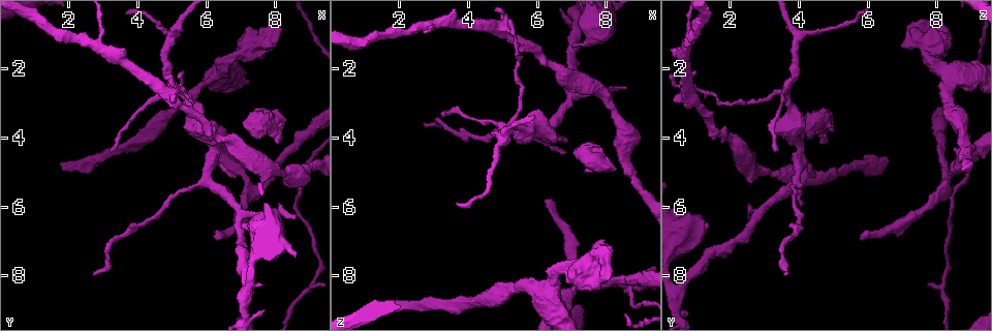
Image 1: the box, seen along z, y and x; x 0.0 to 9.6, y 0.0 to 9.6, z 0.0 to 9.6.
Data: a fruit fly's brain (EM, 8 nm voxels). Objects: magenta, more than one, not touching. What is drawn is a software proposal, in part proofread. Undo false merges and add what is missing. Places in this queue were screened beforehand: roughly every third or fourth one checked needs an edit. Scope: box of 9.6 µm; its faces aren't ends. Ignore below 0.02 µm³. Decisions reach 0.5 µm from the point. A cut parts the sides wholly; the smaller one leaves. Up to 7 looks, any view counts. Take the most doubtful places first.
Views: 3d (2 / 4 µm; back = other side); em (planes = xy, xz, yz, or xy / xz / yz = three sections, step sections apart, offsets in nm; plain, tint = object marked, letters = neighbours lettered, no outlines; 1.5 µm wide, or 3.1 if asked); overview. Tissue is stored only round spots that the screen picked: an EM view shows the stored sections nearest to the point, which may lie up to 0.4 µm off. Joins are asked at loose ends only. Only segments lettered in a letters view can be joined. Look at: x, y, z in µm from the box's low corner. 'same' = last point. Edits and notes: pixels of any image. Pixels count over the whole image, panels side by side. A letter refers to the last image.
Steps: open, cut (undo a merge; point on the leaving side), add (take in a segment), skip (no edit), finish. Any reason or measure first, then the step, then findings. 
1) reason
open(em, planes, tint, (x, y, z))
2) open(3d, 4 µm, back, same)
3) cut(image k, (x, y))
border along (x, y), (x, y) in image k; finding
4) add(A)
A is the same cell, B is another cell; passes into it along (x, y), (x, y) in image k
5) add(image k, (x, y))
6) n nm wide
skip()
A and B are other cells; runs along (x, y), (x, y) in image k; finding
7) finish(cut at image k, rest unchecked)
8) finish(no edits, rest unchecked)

long arm stops here
open(em, planes, letters, (6.25, 6.90, 5.80))

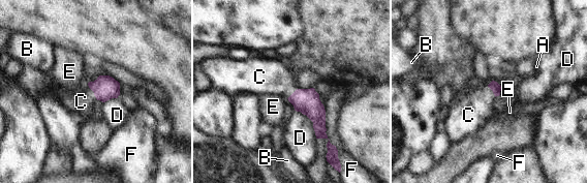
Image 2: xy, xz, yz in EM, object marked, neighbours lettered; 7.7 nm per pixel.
D touches over 280 nm
add(C)
C is the same cell, A, B, D, E and F are other cells; the neuron continues

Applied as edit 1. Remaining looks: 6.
branch stops here
open(em, planes, tint, (7.90, 1.35, 7.05))

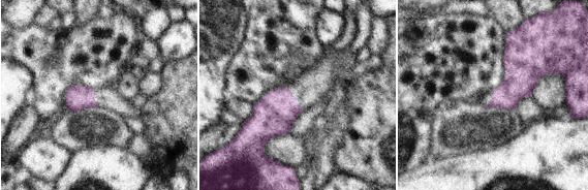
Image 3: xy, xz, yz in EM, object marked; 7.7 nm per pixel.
what lies round it
open(em, planes, letters, same)

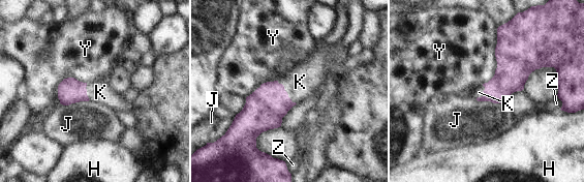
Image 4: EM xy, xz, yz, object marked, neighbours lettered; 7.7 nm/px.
200 nm wide
add(K)
K is the same cell, H, J, Y and Z are other cells; passes into it along (264, 110), (286, 92), (300, 82) in image 4; the neuron continues

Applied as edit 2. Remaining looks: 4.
open(overview)

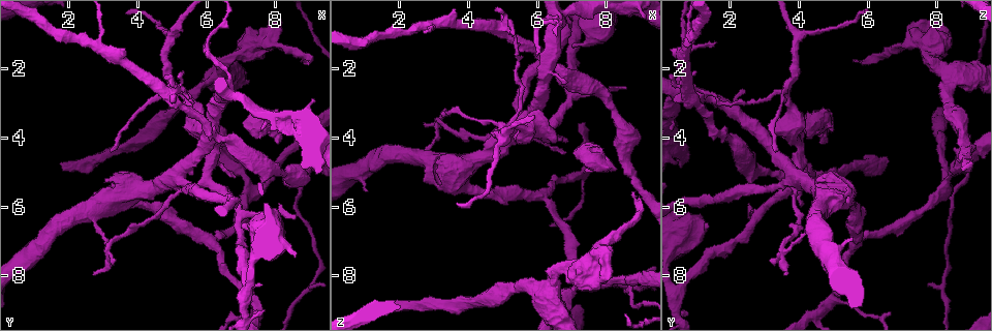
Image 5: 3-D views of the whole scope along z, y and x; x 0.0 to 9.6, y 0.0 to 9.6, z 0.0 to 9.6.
branch stops here
open(em, planes, letters, (8.70, 1.80, 5.60))

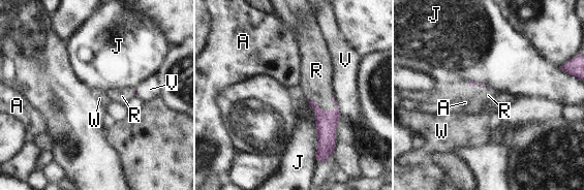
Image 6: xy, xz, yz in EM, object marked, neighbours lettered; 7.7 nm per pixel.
add(R)
R is the same cell, A, J, V and W are other cells; passes into it along (326, 122), (320, 108), (315, 82) in image 6; it goes on there

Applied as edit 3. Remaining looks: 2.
finish(add at image 2, add at image 4, add at image 6, rest unchecked)

